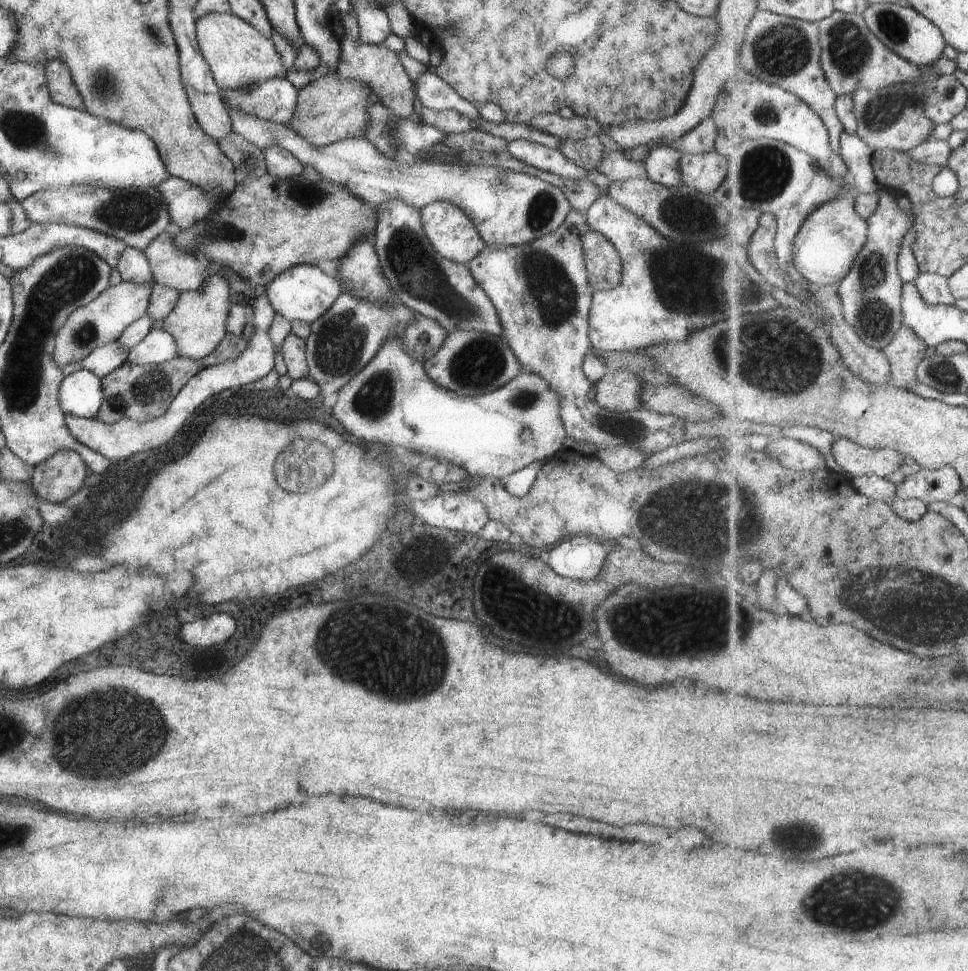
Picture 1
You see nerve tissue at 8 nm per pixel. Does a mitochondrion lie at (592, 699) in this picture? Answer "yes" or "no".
no

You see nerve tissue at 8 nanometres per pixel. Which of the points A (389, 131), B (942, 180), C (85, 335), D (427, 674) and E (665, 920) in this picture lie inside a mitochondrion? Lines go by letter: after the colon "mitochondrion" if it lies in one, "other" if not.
A: mitochondrion
B: other
C: mitochondrion
D: mitochondrion
E: other

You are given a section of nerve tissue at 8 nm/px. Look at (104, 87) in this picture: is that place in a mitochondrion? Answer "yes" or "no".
yes

